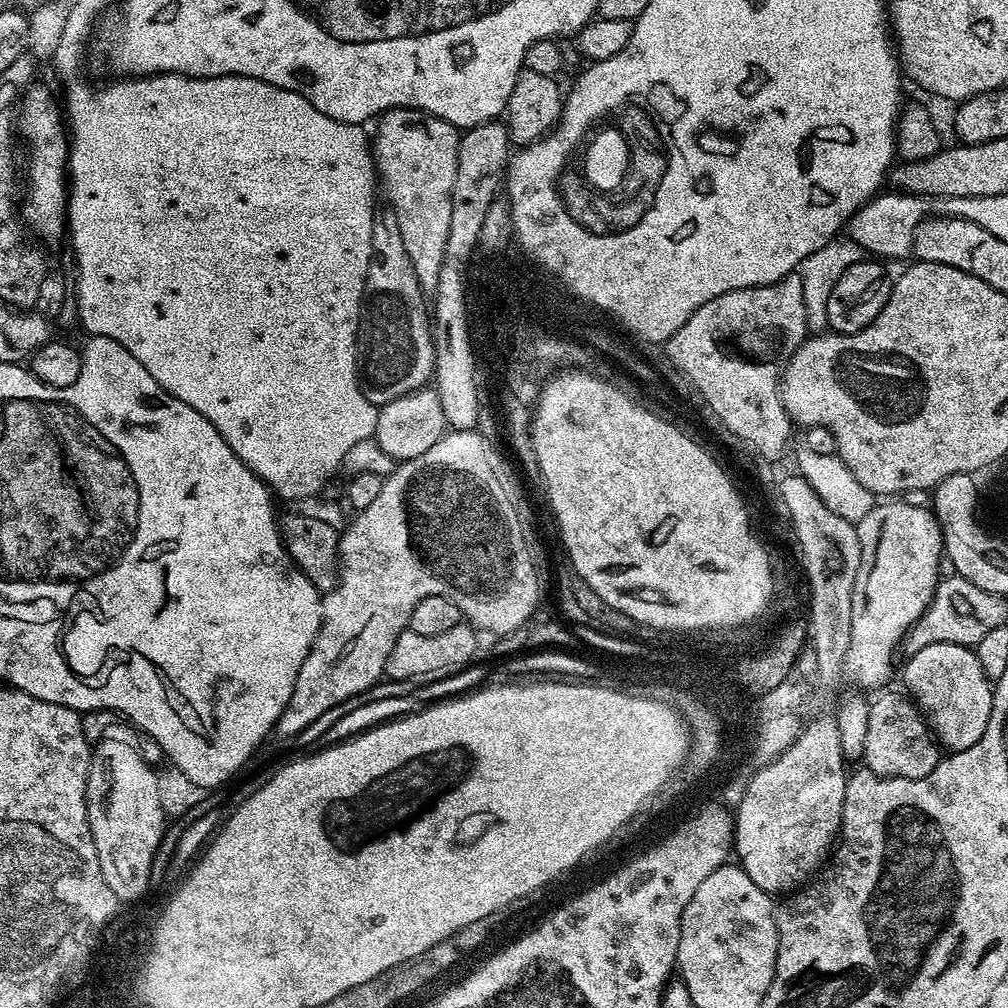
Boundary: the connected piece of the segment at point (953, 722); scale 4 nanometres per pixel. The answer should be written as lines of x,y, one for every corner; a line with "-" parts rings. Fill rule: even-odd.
931,644
911,653
907,658
908,665
904,668
904,680
909,688
907,691
927,720
928,727
938,737
939,743
952,752
961,752
974,746
974,742
982,738
986,722
990,722
993,686
993,681
982,670
982,662
976,657
975,651
967,644

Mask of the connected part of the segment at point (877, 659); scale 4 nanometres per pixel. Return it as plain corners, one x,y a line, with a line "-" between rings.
896,498
893,499
891,502
880,502
877,503
873,508
871,508
868,513
859,520
856,524
856,533
858,534
858,542
860,543
860,569
858,570
858,578
856,579
856,585
854,586
854,594
852,595
852,625
850,626
850,650
846,650
846,654
844,655
844,659
842,661
842,668
843,671
846,673
848,672
848,676
852,680
857,680
858,683
861,684
864,688
880,688
883,689
885,685
884,683
887,682
888,679
892,676
892,659
896,656
896,647
901,647
902,641
909,635
910,629
913,624
915,624
916,619
928,609
928,604
932,601
932,595
936,592
936,585
940,583
942,579
942,571
940,572
940,560
942,564
942,557
944,556
944,535
942,534
942,530
940,529
940,523
936,521
936,514
932,511
931,507
928,506
921,506
920,504
909,504
905,502
903,499

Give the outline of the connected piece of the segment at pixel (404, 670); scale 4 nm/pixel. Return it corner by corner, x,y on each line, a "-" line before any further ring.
462,622
454,626
454,630
446,630
446,634
414,634
411,630
406,630
394,642
394,648
390,650
390,658
384,663
384,670
388,680
407,680
415,682
420,686
435,684
437,680
445,680
454,674
458,674
462,669
469,667
473,663
472,655
476,652
476,636
478,632
473,625

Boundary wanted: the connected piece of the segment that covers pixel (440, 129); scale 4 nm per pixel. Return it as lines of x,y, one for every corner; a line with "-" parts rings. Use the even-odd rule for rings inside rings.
390,108
379,117
378,123
376,140
374,136
370,144
378,184
381,189
384,187
387,207
392,208
398,218
402,244
415,268
420,288
432,294
437,288
441,263
447,255
460,136
450,122
420,108

